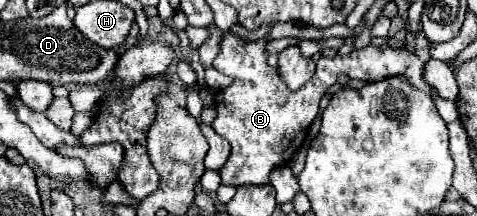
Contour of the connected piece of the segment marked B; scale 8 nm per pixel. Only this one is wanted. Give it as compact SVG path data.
M225 34L221 42L221 52L213 62L213 66L219 72L233 78L233 84L229 88L215 94L217 118L211 124L215 132L231 144L229 162L221 168L221 180L227 186L245 186L243 182L269 184L269 172L273 168L287 164L289 158L299 150L311 122L317 116L319 100L327 92L327 88L337 82L341 74L349 78L365 80L365 82L375 82L387 76L397 76L397 74L405 76L415 88L427 92L433 98L433 104L439 116L447 124L459 118L457 104L451 100L439 98L439 94L423 80L425 62L413 52L409 52L407 48L391 48L383 44L383 46L367 46L361 50L353 50L347 56L319 58L313 78L297 92L291 92L281 82L277 68L271 68L267 64L265 44L267 44L265 38L257 42L243 42L233 34Z

